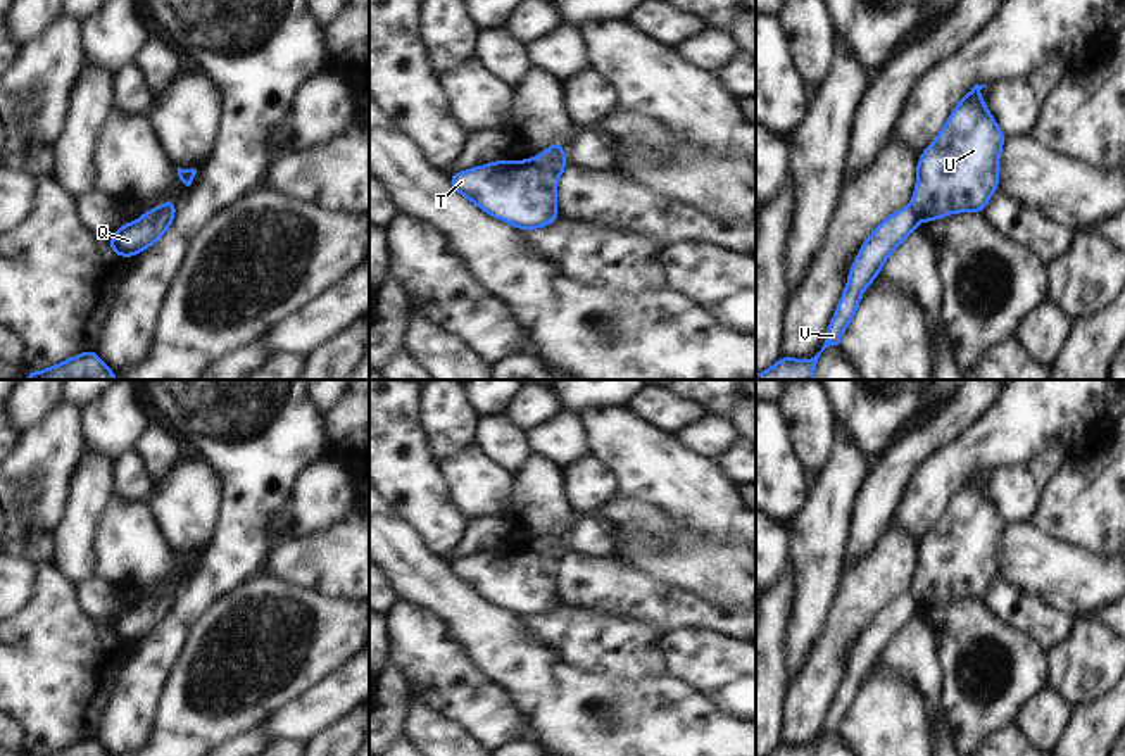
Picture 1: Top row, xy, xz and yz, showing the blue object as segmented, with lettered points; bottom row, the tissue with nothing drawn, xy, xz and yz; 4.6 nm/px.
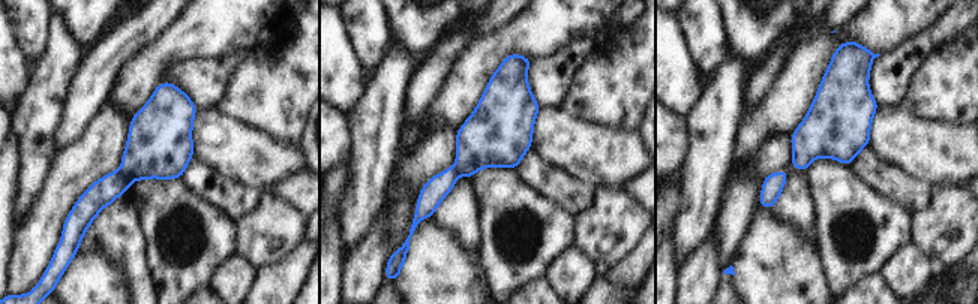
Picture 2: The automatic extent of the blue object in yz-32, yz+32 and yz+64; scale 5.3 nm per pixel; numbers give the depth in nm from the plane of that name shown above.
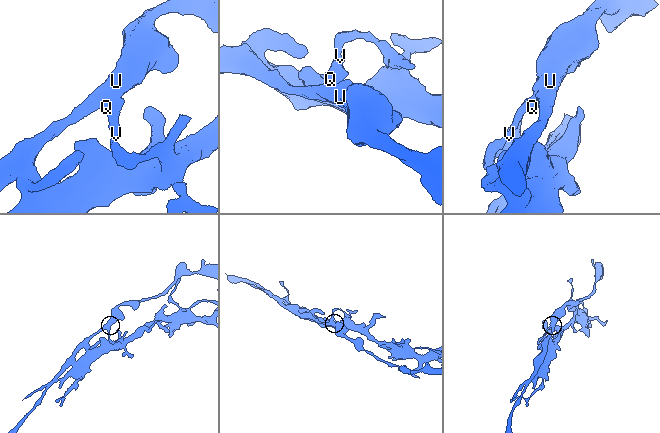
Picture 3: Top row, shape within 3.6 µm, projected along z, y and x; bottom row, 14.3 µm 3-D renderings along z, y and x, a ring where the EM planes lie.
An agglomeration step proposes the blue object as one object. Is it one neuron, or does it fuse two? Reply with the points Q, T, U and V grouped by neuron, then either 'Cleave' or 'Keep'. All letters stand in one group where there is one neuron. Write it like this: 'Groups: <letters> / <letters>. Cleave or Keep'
Groups: Q V / T U. Cleave

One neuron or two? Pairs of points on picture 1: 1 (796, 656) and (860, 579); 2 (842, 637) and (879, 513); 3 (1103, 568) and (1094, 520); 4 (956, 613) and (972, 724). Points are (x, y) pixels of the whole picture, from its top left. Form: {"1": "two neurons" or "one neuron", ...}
{"1": "two neurons", "2": "two neurons", "3": "two neurons", "4": "one neuron"}

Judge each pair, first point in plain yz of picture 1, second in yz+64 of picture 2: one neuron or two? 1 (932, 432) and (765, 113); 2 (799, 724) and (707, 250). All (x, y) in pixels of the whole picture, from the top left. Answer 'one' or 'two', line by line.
1: two
2: one

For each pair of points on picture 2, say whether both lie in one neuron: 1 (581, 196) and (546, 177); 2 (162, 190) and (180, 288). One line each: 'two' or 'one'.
1: one
2: one

